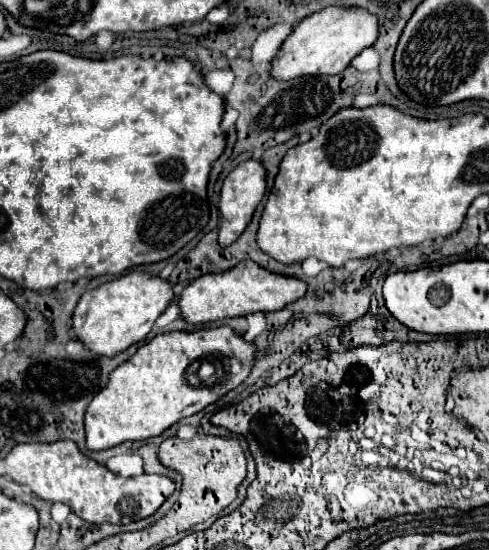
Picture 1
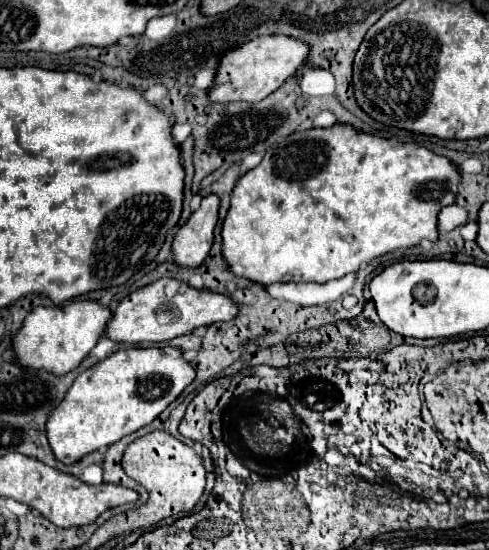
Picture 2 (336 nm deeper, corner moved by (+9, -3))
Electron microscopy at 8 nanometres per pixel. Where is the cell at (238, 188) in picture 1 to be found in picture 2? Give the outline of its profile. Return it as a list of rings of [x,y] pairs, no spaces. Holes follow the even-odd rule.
[[[209,194],[201,200],[201,206],[191,214],[187,224],[183,224],[171,246],[171,254],[177,266],[183,268],[197,268],[213,244],[213,230],[217,224],[219,198]]]

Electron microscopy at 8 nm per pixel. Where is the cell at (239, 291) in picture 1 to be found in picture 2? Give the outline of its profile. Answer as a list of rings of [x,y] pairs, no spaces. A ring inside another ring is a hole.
[[[161,278],[131,292],[117,304],[111,320],[105,326],[105,338],[121,344],[159,344],[189,334],[199,326],[233,320],[235,314],[235,302],[227,300],[223,294],[211,290],[195,290],[187,282],[175,278]]]

